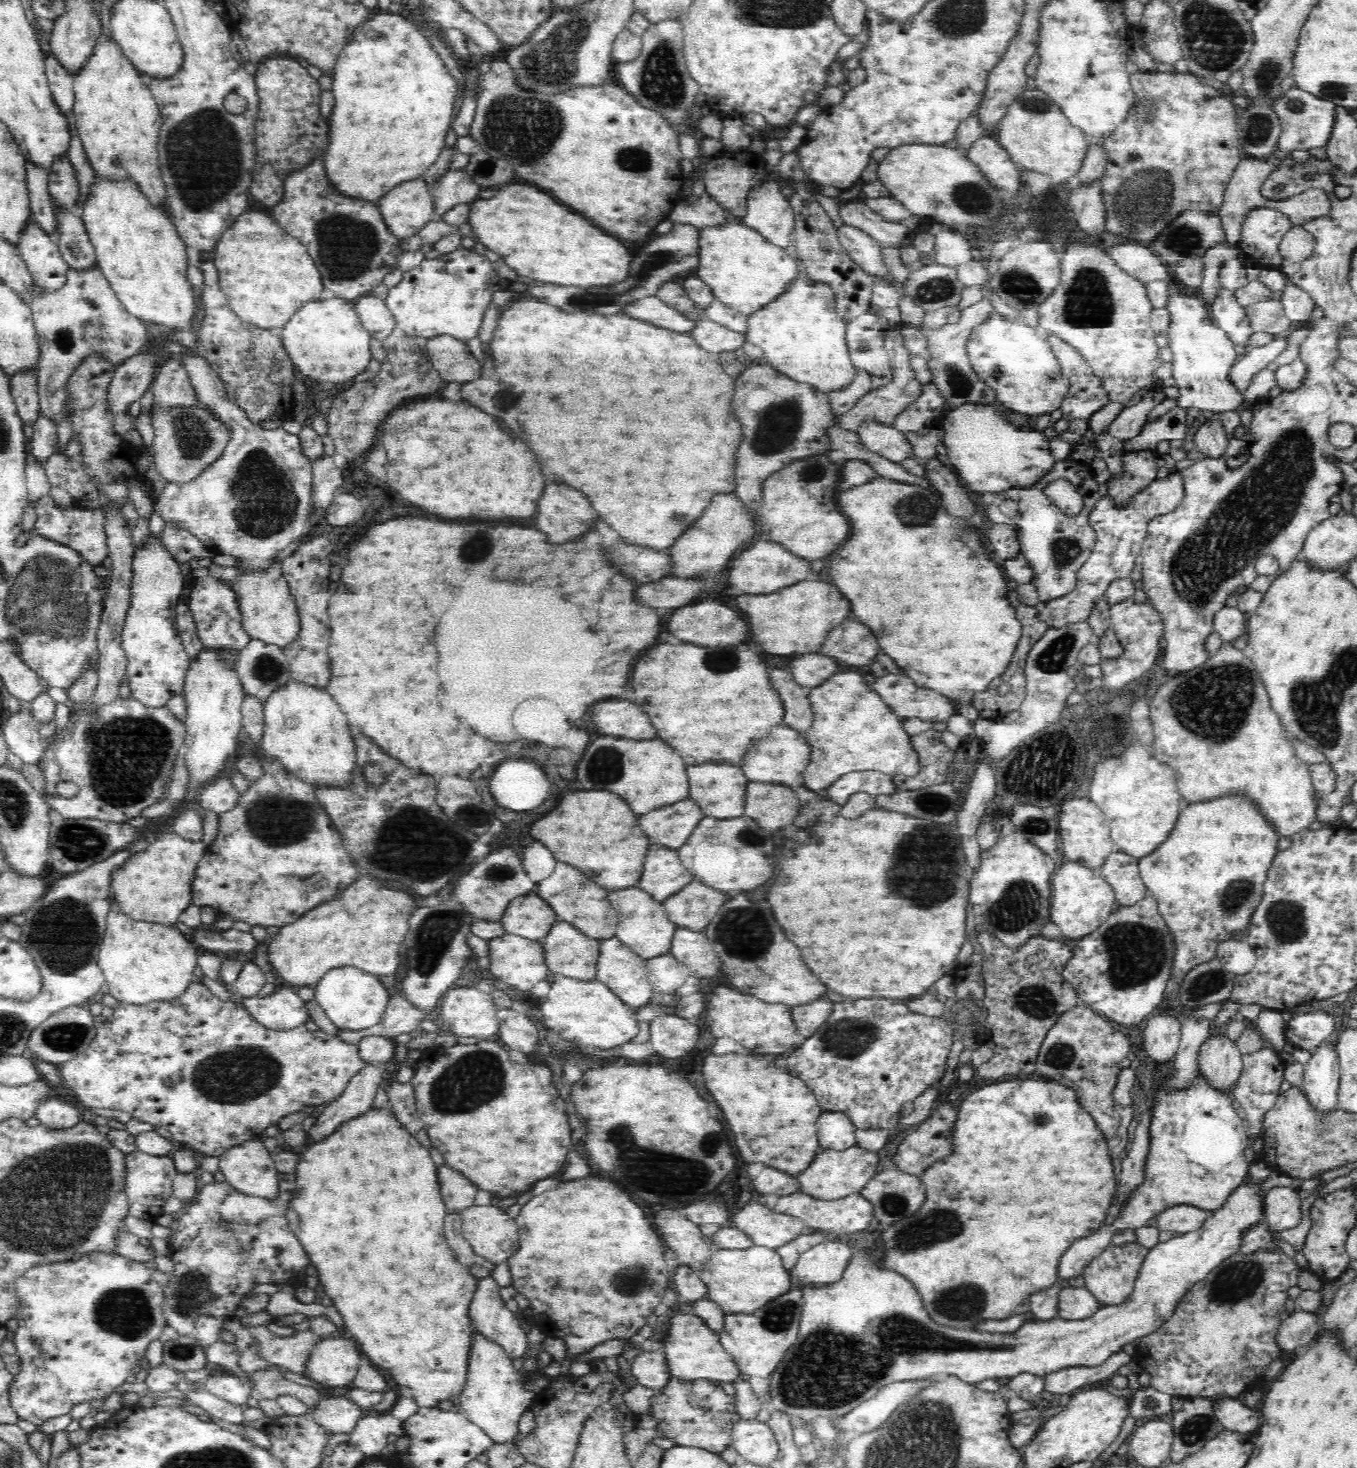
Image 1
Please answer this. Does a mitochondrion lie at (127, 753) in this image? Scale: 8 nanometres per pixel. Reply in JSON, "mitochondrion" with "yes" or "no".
{"mitochondrion":"yes"}

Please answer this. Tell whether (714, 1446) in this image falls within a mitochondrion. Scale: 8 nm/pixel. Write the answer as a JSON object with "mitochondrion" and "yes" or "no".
{"mitochondrion":"no"}

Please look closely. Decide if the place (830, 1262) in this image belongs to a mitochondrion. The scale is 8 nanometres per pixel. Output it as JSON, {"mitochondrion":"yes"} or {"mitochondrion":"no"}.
{"mitochondrion":"no"}

